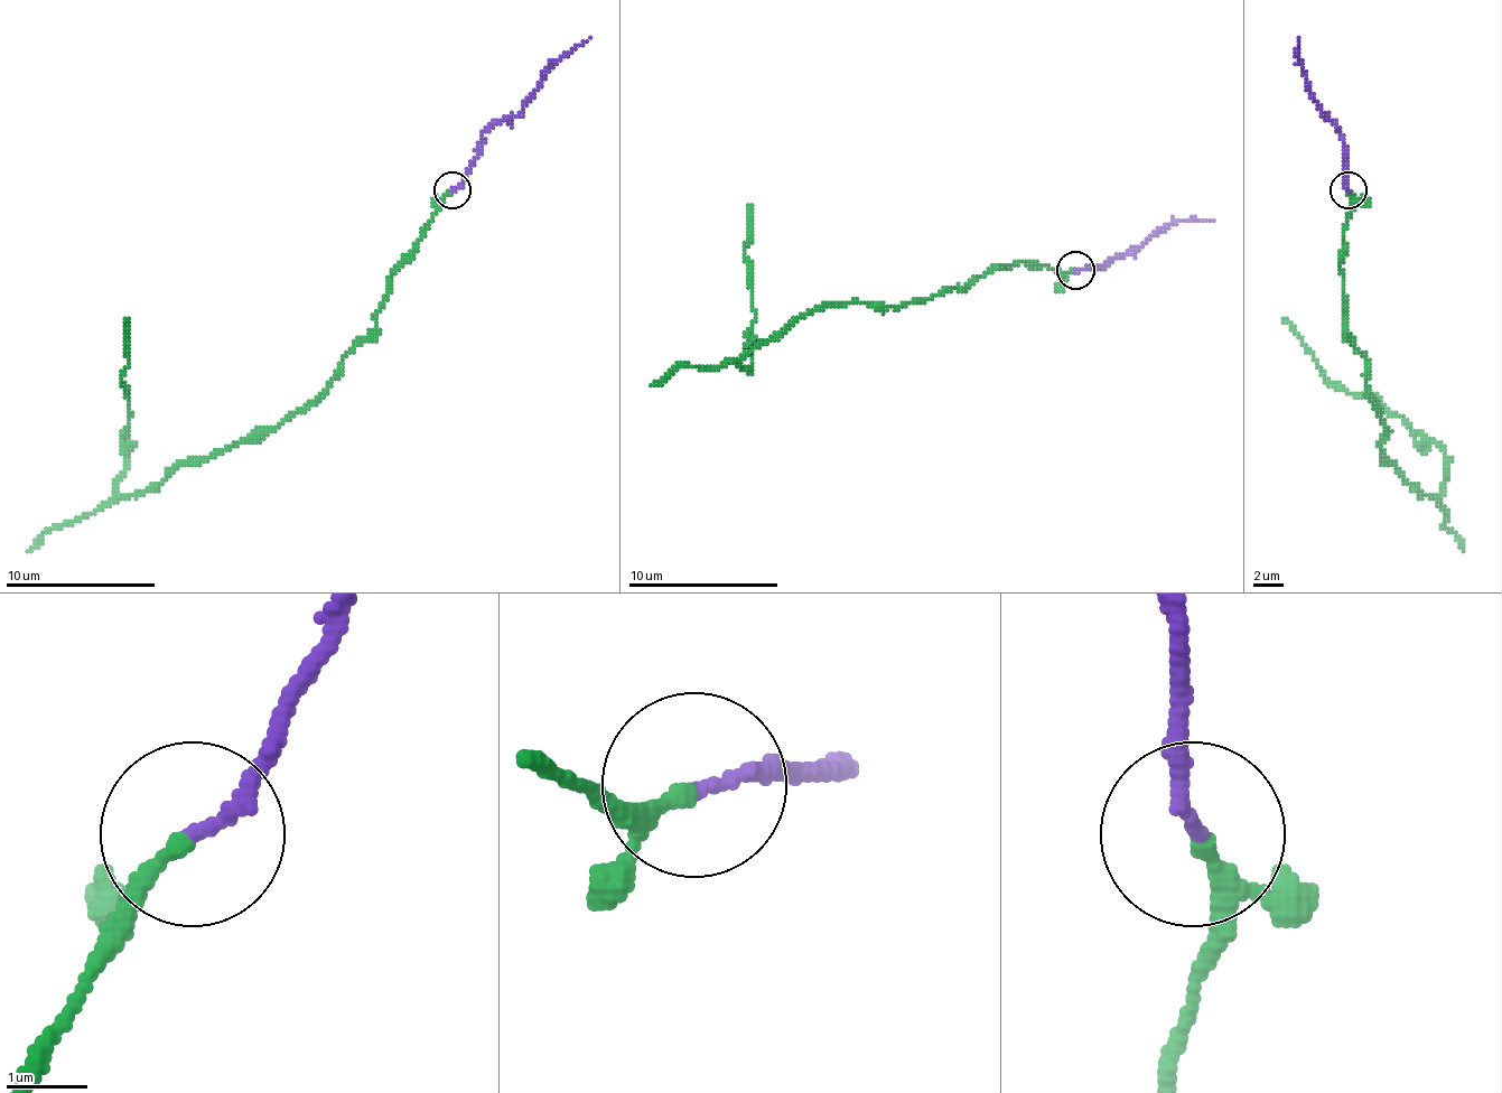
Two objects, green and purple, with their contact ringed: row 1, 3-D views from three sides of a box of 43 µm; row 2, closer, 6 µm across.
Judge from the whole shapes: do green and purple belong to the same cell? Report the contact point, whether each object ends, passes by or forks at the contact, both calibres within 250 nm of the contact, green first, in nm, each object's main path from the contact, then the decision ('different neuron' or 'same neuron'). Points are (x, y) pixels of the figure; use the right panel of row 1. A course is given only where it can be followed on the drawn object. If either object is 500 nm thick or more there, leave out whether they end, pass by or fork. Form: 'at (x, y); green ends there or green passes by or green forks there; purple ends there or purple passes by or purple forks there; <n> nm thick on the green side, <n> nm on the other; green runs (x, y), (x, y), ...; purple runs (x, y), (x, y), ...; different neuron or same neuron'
at (1347, 190); green passes by; purple ends there; 160 nm thick on the green side, 170 nm on the other; green runs (1347, 192), (1343, 326), (1365, 360), (1381, 454), (1440, 495), (1445, 454), (1373, 398), (1340, 390), (1284, 318); purple runs (1347, 192), (1347, 157), (1340, 134), (1298, 64), (1298, 37); different neuron

